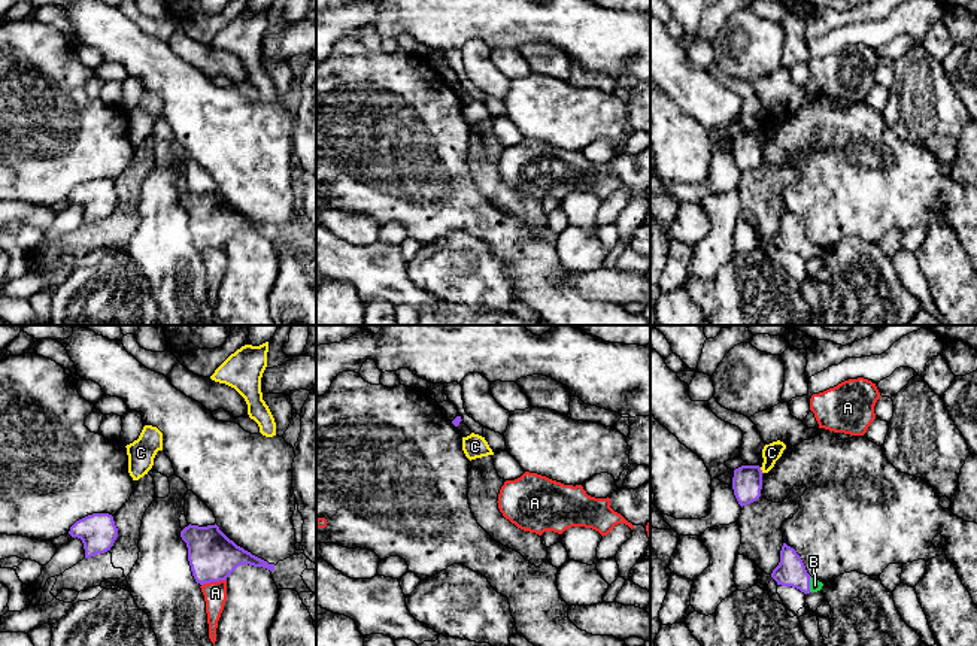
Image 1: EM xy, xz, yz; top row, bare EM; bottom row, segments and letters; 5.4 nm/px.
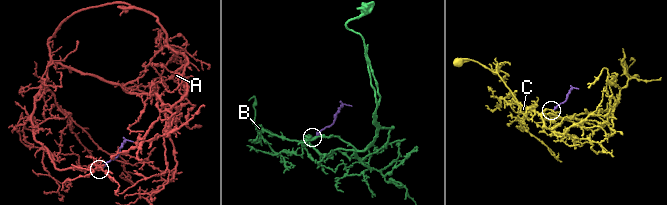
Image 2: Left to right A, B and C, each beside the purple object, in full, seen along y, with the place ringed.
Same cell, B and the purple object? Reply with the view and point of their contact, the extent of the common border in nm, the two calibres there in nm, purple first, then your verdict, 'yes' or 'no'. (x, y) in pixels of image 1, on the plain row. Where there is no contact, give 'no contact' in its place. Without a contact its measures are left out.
contact yz (809, 249); length 90 nm; calibres 160 and 60 nm; yes

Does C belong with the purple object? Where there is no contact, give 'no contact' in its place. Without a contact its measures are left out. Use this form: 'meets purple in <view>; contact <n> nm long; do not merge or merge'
meets purple in yz; contact 40 nm long; do not merge

